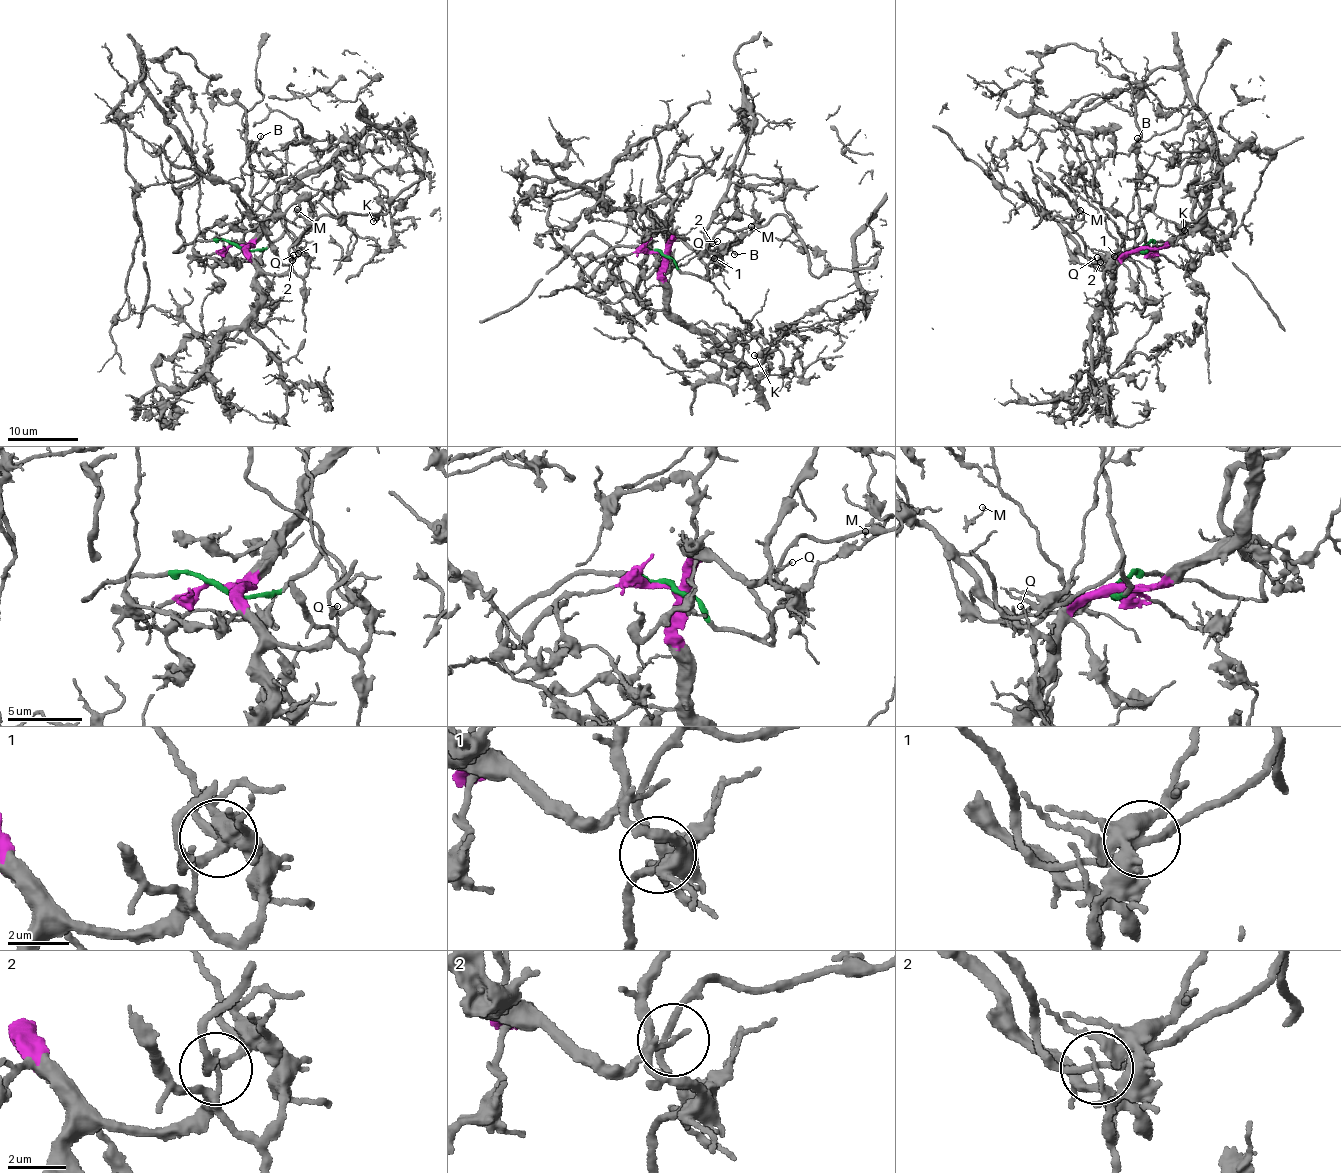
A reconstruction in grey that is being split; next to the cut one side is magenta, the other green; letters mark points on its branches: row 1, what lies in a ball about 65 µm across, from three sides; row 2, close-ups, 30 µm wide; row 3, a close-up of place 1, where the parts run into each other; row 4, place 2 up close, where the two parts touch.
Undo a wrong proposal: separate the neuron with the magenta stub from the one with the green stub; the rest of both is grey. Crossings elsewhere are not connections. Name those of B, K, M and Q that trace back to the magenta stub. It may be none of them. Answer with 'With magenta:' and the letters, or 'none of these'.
With magenta: K, Q

